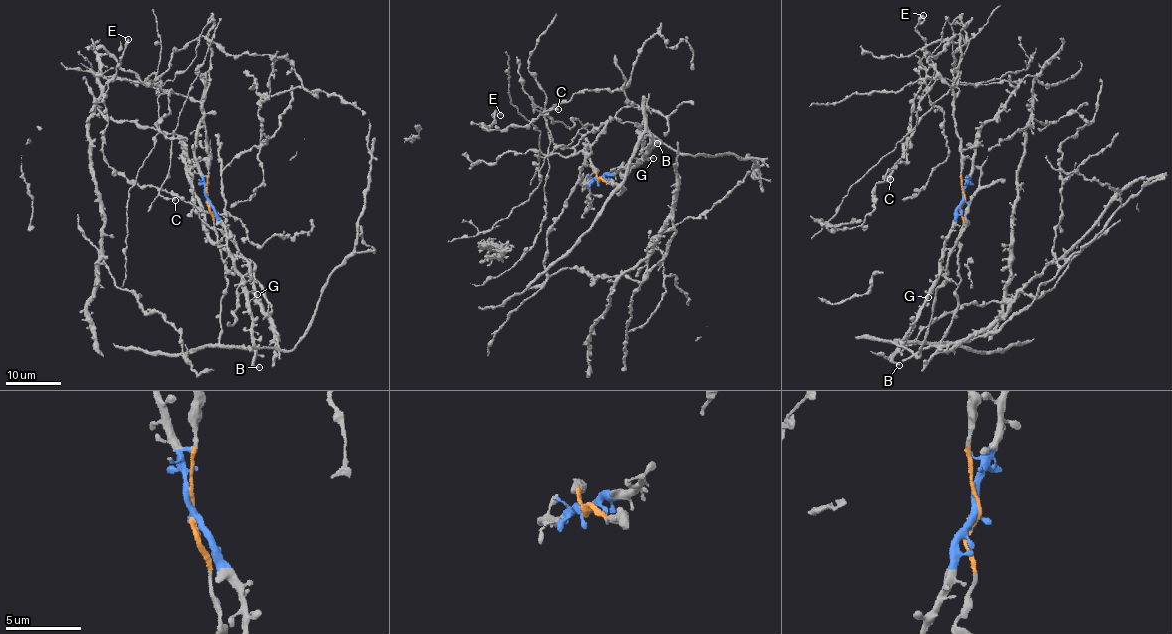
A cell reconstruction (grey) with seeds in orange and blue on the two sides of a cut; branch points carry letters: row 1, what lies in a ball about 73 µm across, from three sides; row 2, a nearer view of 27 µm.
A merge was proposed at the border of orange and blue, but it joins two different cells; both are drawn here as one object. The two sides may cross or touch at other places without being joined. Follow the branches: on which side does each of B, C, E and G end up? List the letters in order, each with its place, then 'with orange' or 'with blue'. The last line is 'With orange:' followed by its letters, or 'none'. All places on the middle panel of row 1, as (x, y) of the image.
B: place (657, 143); with blue
C: place (558, 109); with orange
E: place (500, 115); with orange
G: place (653, 158); with blue
With orange: C, E

